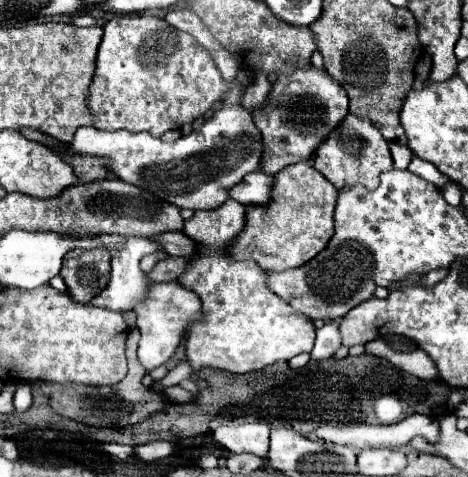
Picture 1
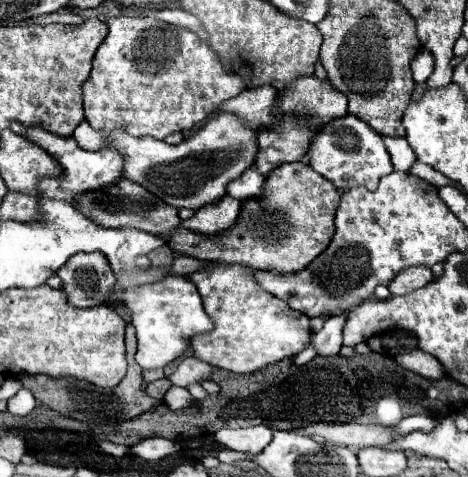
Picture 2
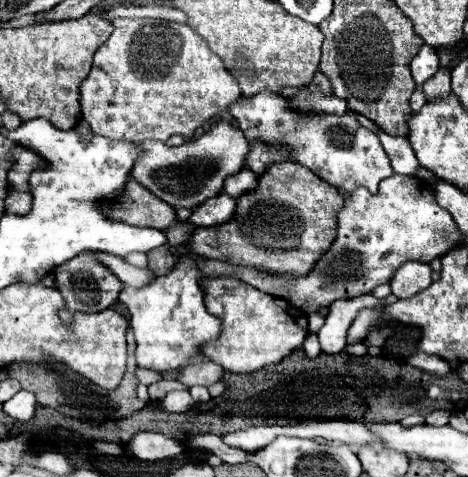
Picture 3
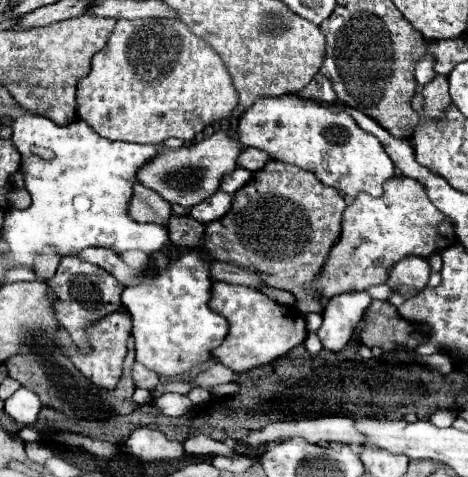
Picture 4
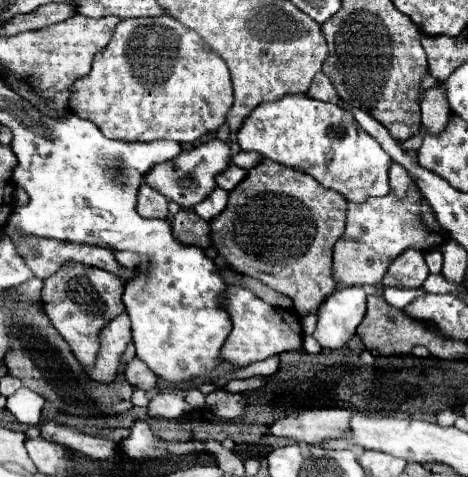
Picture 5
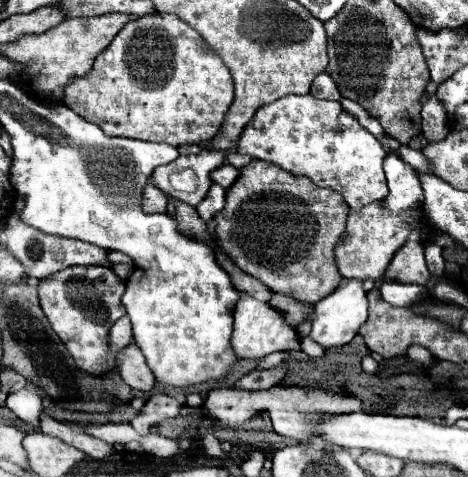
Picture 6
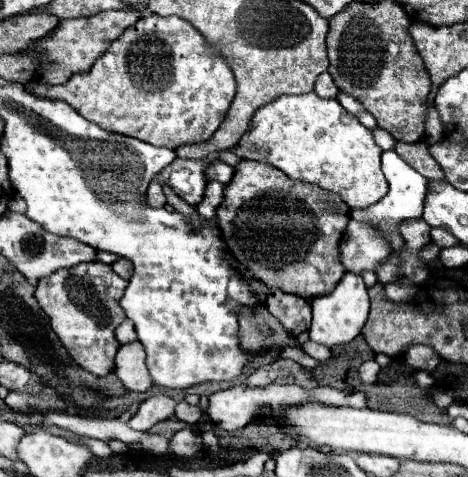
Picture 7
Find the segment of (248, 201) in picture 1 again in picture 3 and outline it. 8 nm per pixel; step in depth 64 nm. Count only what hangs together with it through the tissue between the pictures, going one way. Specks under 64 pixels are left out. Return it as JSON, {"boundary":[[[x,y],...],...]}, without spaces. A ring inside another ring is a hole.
{"boundary":[[[242,168],[238,174],[230,176],[226,182],[224,182],[224,192],[230,194],[232,198],[238,198],[240,194],[246,194],[246,192],[252,192],[258,188],[258,176],[250,170],[250,168]]]}

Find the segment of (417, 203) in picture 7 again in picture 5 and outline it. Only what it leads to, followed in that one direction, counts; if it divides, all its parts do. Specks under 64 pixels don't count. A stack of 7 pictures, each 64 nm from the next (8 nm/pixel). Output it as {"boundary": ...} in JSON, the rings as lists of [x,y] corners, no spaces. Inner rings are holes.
{"boundary":[[[392,162],[392,166],[390,166],[390,186],[394,188],[394,192],[396,192],[400,198],[404,198],[408,186],[412,186],[412,184],[414,184],[414,182],[412,182],[412,178],[408,176],[408,172],[406,172],[400,164]]]}

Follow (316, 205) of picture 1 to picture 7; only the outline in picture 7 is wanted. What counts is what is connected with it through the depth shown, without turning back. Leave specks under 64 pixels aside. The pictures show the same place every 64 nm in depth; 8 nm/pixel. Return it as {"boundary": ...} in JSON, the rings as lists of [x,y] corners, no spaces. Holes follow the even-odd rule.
{"boundary":[[[244,160],[234,168],[234,178],[224,188],[224,202],[216,212],[216,222],[226,248],[236,258],[236,262],[250,272],[250,276],[264,282],[268,288],[312,300],[316,296],[332,292],[344,276],[338,244],[346,228],[348,216],[350,208],[334,192],[328,192],[316,184],[292,180],[274,166]]]}

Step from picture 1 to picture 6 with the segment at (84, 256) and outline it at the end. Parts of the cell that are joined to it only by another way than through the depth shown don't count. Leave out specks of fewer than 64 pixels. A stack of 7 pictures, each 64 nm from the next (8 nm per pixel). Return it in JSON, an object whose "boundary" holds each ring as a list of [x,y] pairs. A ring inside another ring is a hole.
{"boundary":[[[68,266],[44,278],[38,286],[40,306],[48,316],[52,330],[66,344],[76,364],[88,374],[98,374],[102,370],[108,350],[108,330],[126,314],[120,302],[124,286],[126,284],[114,274],[114,270],[104,266]]]}

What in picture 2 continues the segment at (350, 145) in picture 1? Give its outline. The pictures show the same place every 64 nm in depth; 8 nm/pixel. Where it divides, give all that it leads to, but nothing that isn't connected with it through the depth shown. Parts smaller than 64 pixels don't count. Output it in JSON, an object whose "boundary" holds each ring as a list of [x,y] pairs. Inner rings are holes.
{"boundary":[[[352,114],[330,122],[312,140],[310,150],[304,160],[318,174],[322,174],[326,180],[330,180],[338,190],[346,190],[352,186],[364,186],[368,190],[376,190],[380,178],[394,170],[382,136],[376,130],[372,130],[364,120],[360,120]]]}

